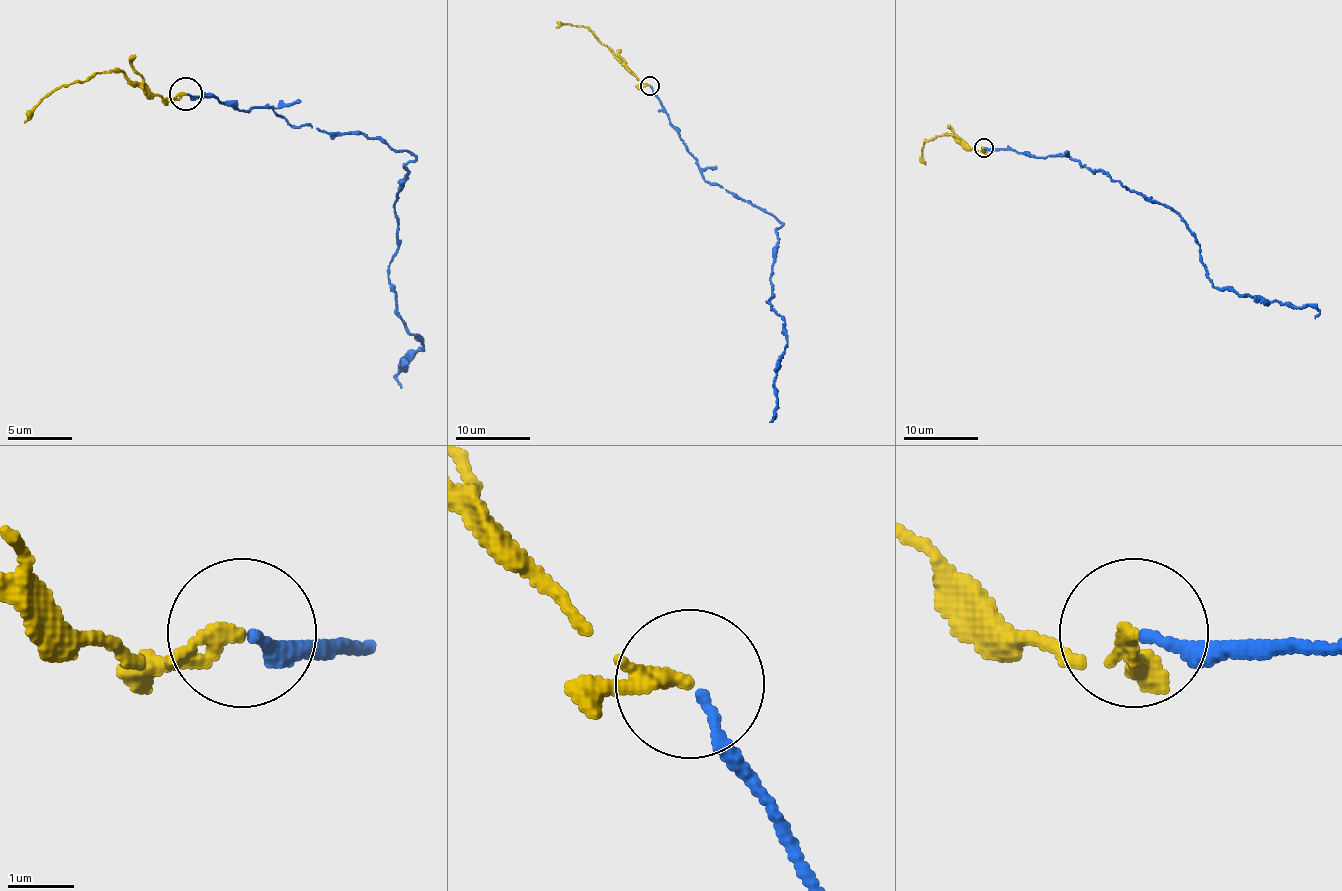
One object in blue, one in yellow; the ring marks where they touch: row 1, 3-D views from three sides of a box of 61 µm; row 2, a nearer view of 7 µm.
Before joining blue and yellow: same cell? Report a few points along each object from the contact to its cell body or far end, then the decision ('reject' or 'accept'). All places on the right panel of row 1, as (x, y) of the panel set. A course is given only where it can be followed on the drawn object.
course blue (985, 147), (1075, 158), (1168, 205), (1200, 246), (1200, 261), (1215, 288), (1314, 306), (1320, 312), (1314, 318); course yellow (983, 147), (981, 151), (966, 149), (951, 136), (930, 138), (923, 143), (921, 160), (925, 164); accept

